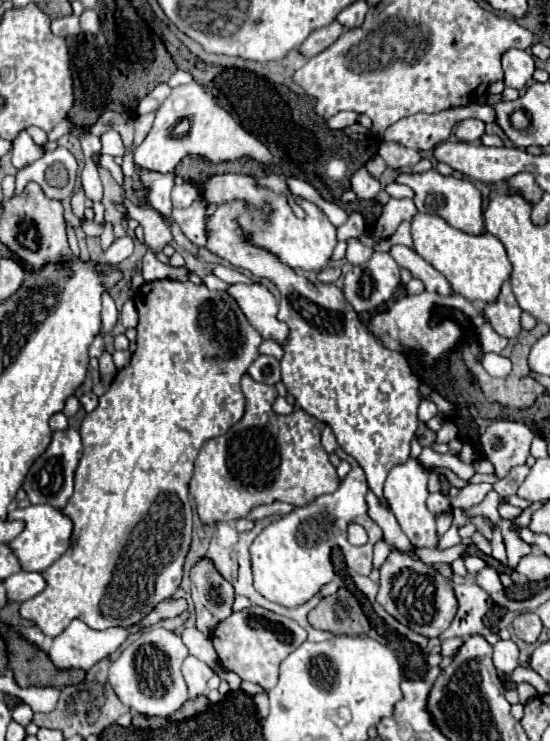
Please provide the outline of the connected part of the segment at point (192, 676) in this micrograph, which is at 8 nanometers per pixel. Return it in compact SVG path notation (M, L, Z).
M188 656L182 664L182 674L188 684L190 698L196 698L206 692L206 682L214 676L214 670L210 666L206 666L204 662L200 662L198 658Z

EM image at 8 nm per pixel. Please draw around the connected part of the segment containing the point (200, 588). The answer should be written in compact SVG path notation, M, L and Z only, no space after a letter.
M200 558L190 568L190 582L196 608L196 628L204 634L212 634L218 620L232 614L234 586L226 582L206 558Z

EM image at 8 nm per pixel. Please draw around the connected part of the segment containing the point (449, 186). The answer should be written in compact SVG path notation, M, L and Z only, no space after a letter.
M428 170L424 174L400 174L400 184L406 184L414 190L414 204L418 212L436 214L444 218L450 226L466 232L466 234L484 234L484 198L482 192L466 178L454 178L454 176L442 176L438 170Z

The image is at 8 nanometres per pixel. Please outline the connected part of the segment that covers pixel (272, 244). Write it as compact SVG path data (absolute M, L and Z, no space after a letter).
M212 174L206 176L202 182L202 194L206 200L206 218L214 208L244 200L246 210L238 216L238 224L246 234L246 240L258 248L266 248L266 252L278 256L282 264L290 268L304 268L304 270L320 270L330 262L330 254L336 246L336 228L328 220L328 216L314 204L300 196L292 196L294 204L304 208L304 218L298 218L288 202L286 194L274 194L268 188L258 186L258 180L250 174Z

